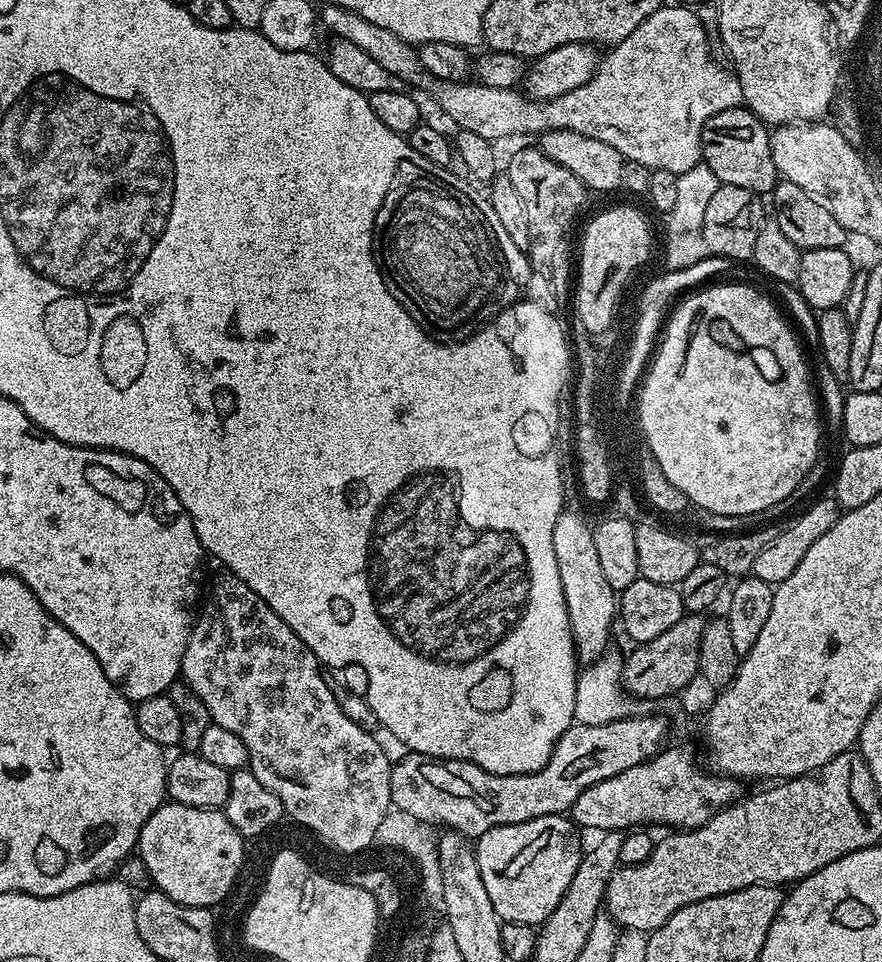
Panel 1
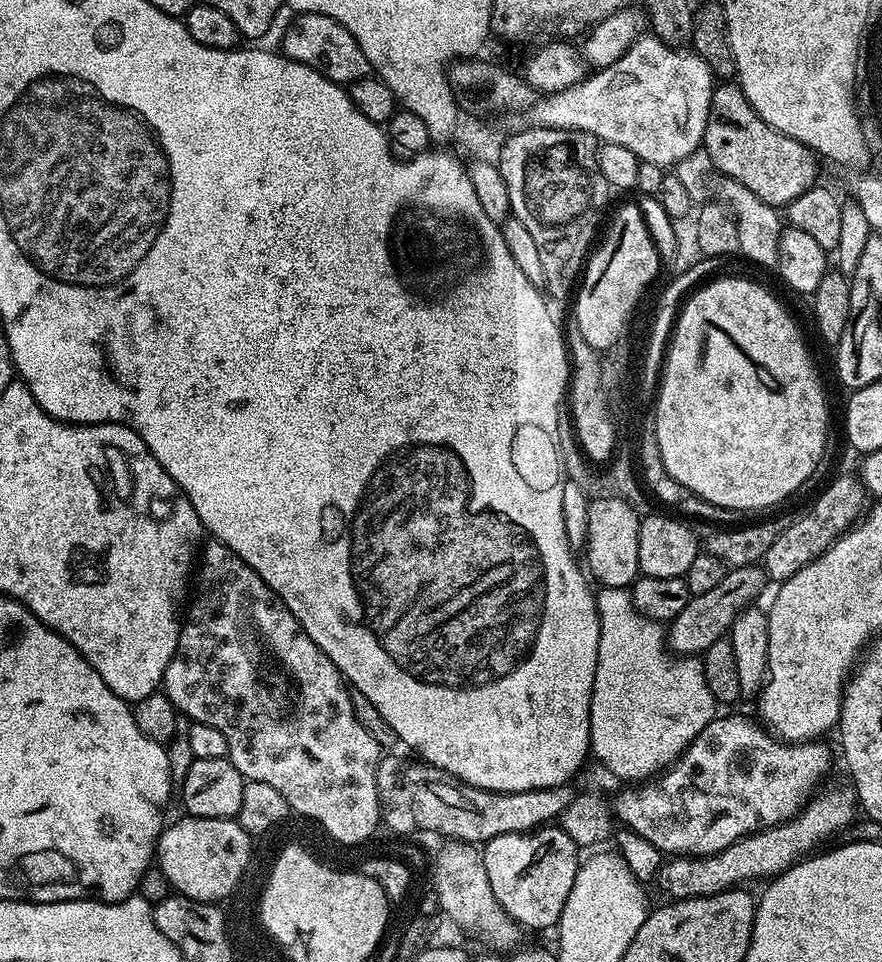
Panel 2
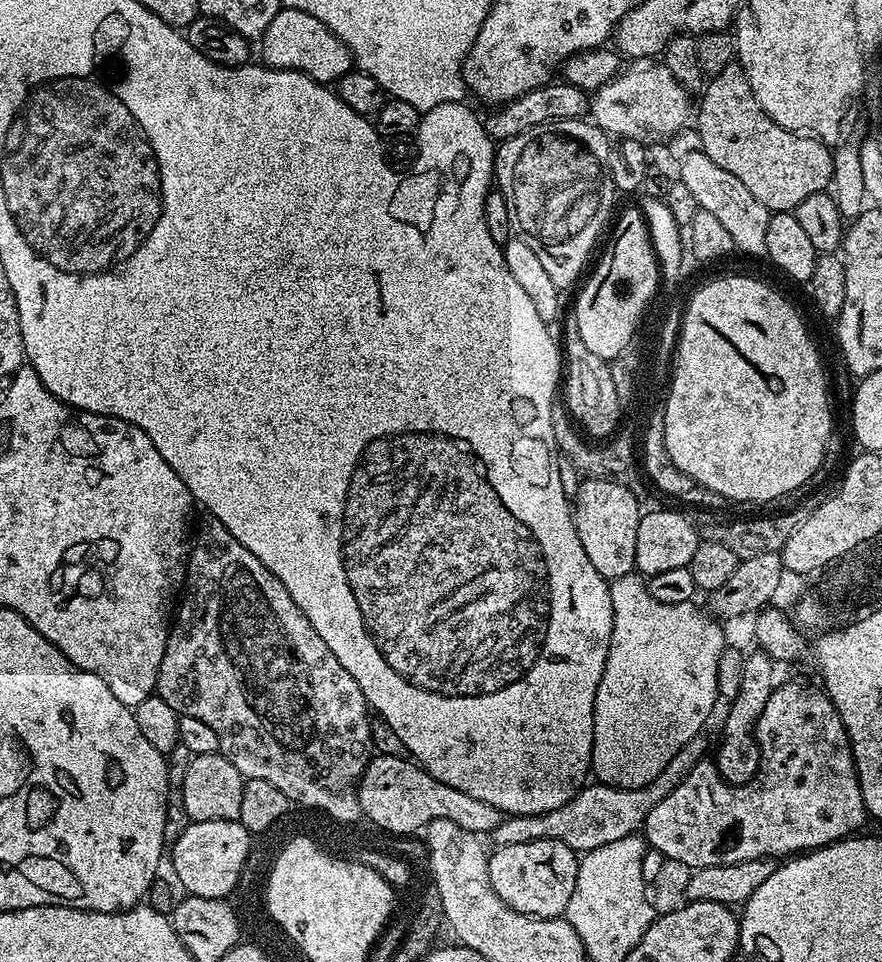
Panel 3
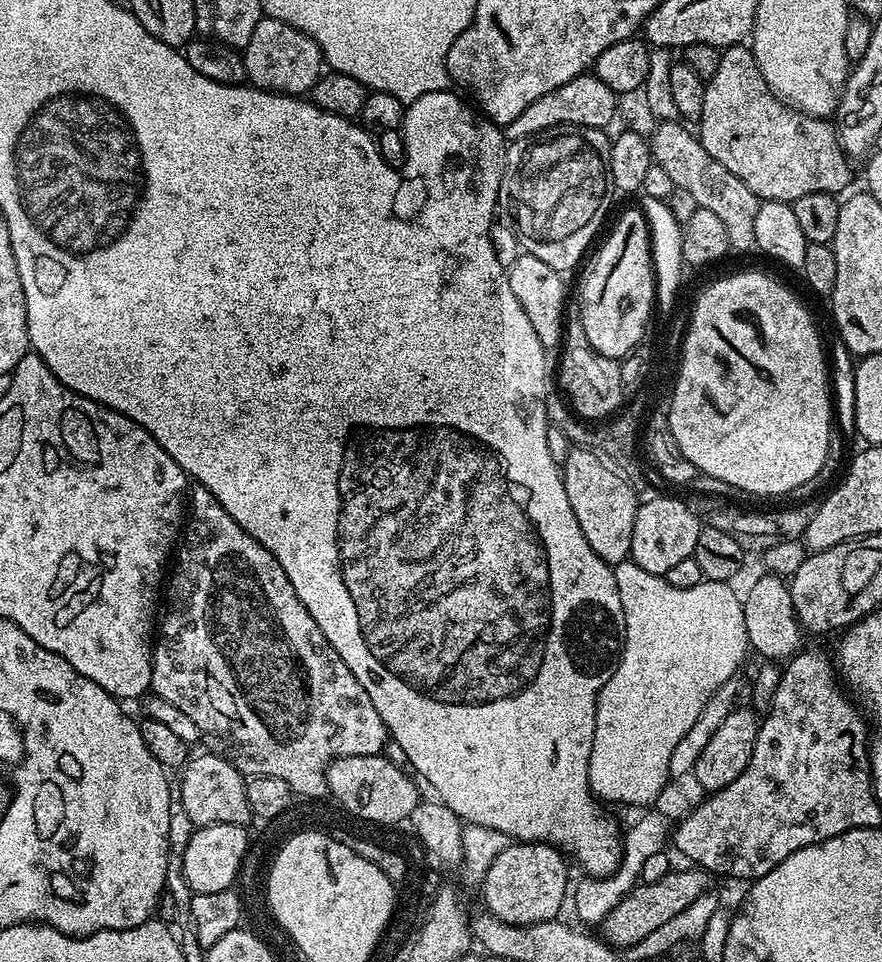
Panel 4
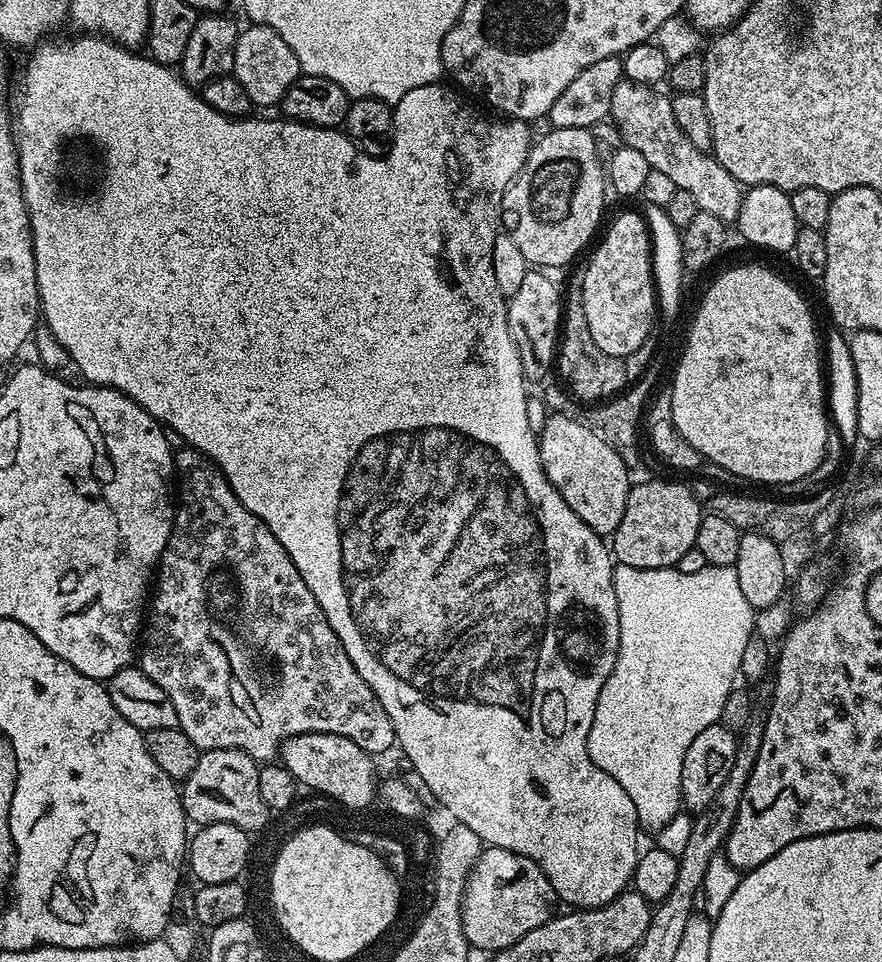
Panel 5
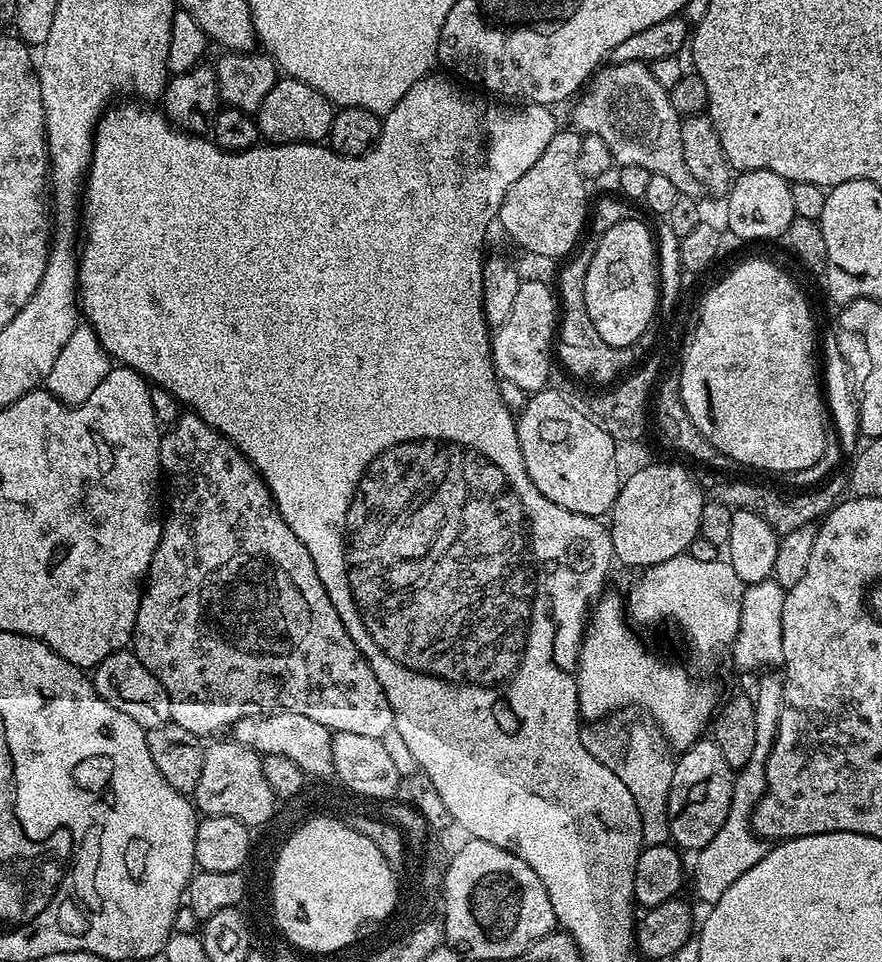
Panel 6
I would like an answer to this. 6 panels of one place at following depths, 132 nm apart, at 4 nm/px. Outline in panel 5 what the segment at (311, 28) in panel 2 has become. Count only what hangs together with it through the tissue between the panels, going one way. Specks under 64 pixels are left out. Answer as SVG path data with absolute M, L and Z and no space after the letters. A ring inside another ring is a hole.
M252 24L248 29L241 31L236 37L236 45L230 53L232 59L231 75L246 90L248 97L252 99L253 105L272 104L279 105L281 97L291 84L299 81L302 73L300 63L294 58L294 50L282 42L282 38L272 28L265 24Z

